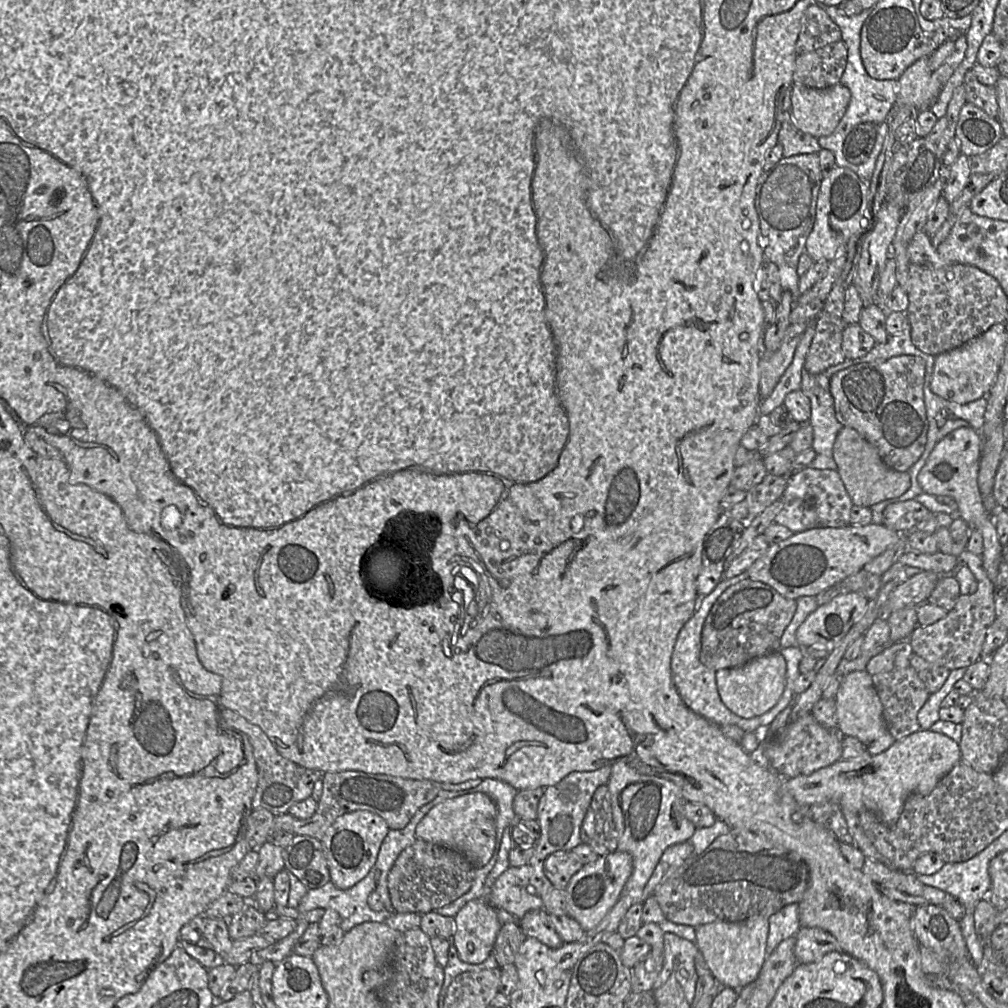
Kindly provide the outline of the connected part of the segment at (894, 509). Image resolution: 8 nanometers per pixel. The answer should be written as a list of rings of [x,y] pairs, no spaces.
[[[915,499],[892,503],[883,511],[882,525],[898,533],[913,531],[915,525],[931,517],[932,513]]]

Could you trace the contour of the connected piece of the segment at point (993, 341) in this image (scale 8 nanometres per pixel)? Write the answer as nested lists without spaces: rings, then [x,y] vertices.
[[[998,323],[960,347],[936,355],[931,390],[936,395],[958,404],[967,404],[987,396],[1001,367],[1006,340],[1005,326]]]

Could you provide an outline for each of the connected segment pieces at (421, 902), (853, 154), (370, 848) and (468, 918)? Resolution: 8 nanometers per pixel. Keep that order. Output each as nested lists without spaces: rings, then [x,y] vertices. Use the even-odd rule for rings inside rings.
[[[416,839],[399,854],[387,876],[394,912],[422,915],[449,905],[470,889],[475,869],[460,852]]]
[[[866,122],[855,126],[846,136],[843,155],[851,164],[861,164],[869,157],[877,134],[878,125]]]
[[[356,810],[338,817],[320,840],[328,862],[331,882],[346,890],[362,880],[377,860],[380,846],[390,828],[379,815]]]
[[[486,898],[467,902],[454,917],[455,931],[450,939],[459,958],[469,964],[480,964],[492,953],[501,927],[497,909]]]

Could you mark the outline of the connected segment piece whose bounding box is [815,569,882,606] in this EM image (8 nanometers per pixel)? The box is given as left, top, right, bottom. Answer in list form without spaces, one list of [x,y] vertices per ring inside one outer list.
[[[863,569],[819,592],[815,598],[818,605],[830,602],[834,597],[849,592],[862,594],[868,600],[876,597],[882,587],[881,575]]]

